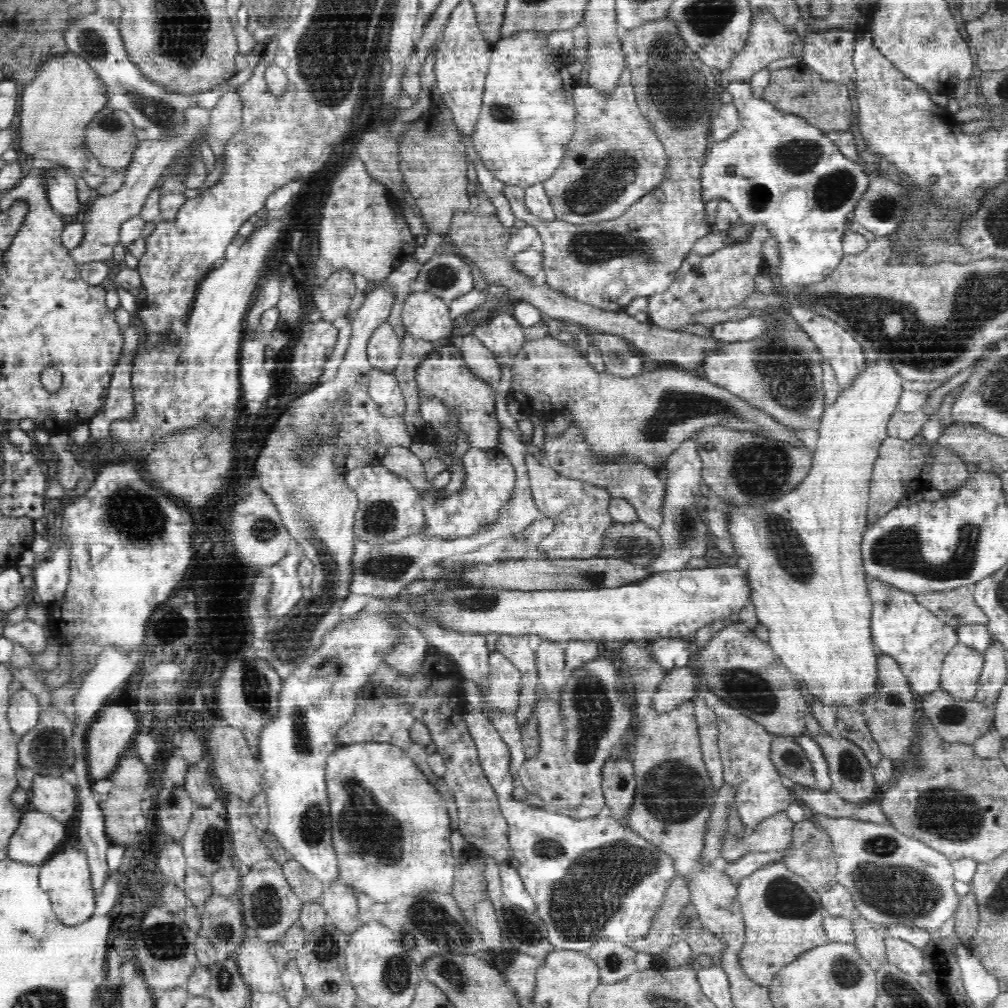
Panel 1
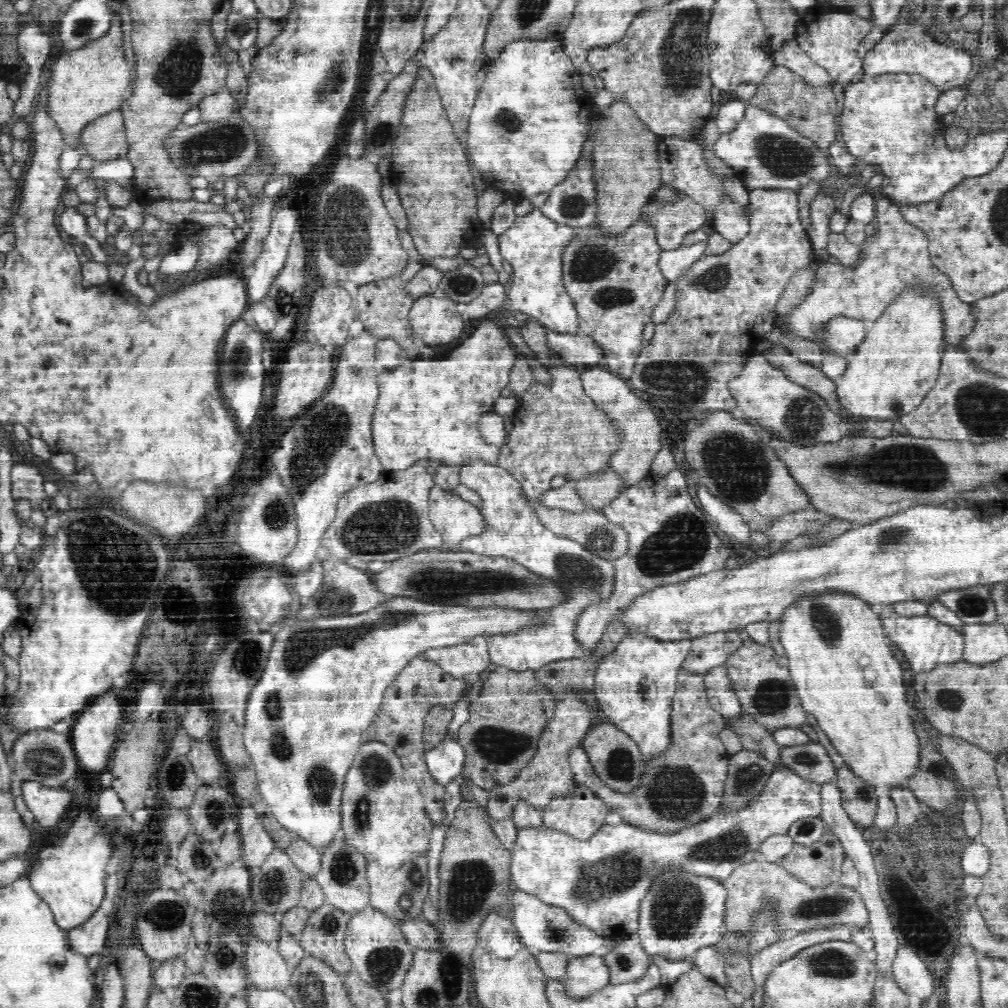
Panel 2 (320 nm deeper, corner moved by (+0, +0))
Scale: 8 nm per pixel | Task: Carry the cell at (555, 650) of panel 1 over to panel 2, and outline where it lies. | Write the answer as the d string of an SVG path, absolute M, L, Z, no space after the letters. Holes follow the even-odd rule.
M681 671L676 677L676 688L670 702L671 718L668 722L668 746L650 756L643 762L638 786L628 793L617 793L604 784L598 776L593 764L590 762L582 740L576 742L568 752L568 762L573 772L575 782L582 782L592 790L598 798L606 803L609 812L618 814L624 823L628 823L647 831L674 834L681 830L699 825L710 820L720 811L720 798L722 798L722 786L726 781L729 754L718 737L718 732L726 728L726 721L720 714L712 710L706 694L704 677L701 674L688 674Z

